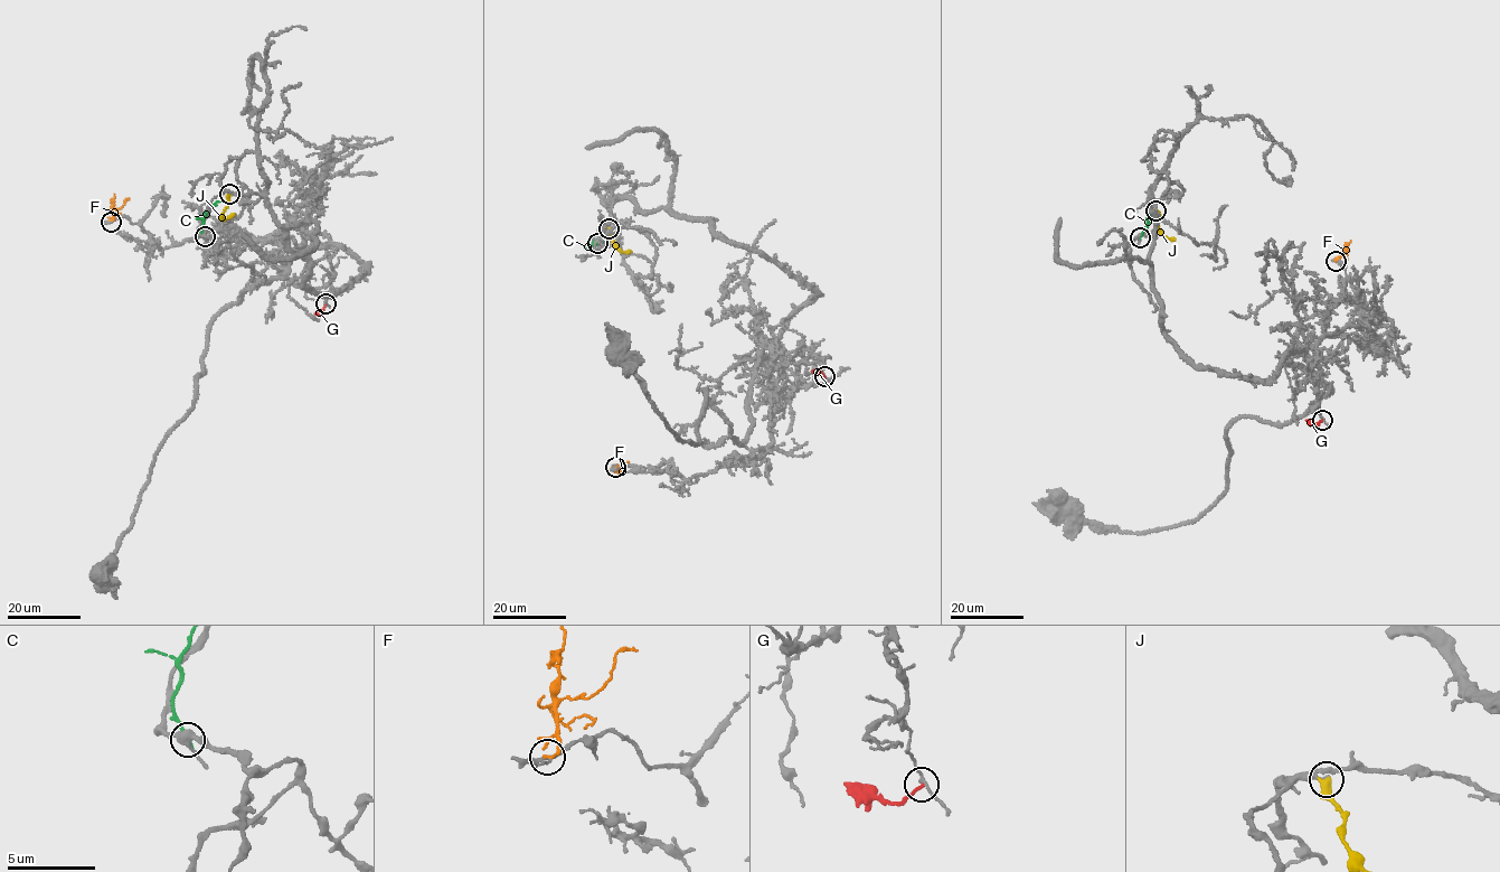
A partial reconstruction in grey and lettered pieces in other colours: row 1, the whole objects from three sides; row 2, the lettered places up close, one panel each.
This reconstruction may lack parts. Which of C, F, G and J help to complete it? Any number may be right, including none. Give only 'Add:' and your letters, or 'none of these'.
Add: none of these

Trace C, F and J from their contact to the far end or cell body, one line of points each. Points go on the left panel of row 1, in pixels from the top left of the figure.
C: (205, 236), (201, 228), (204, 215), (220, 200)
F: (111, 221), (114, 209), (121, 208), (125, 198), (129, 199)
J: (229, 194), (222, 218), (234, 214)

